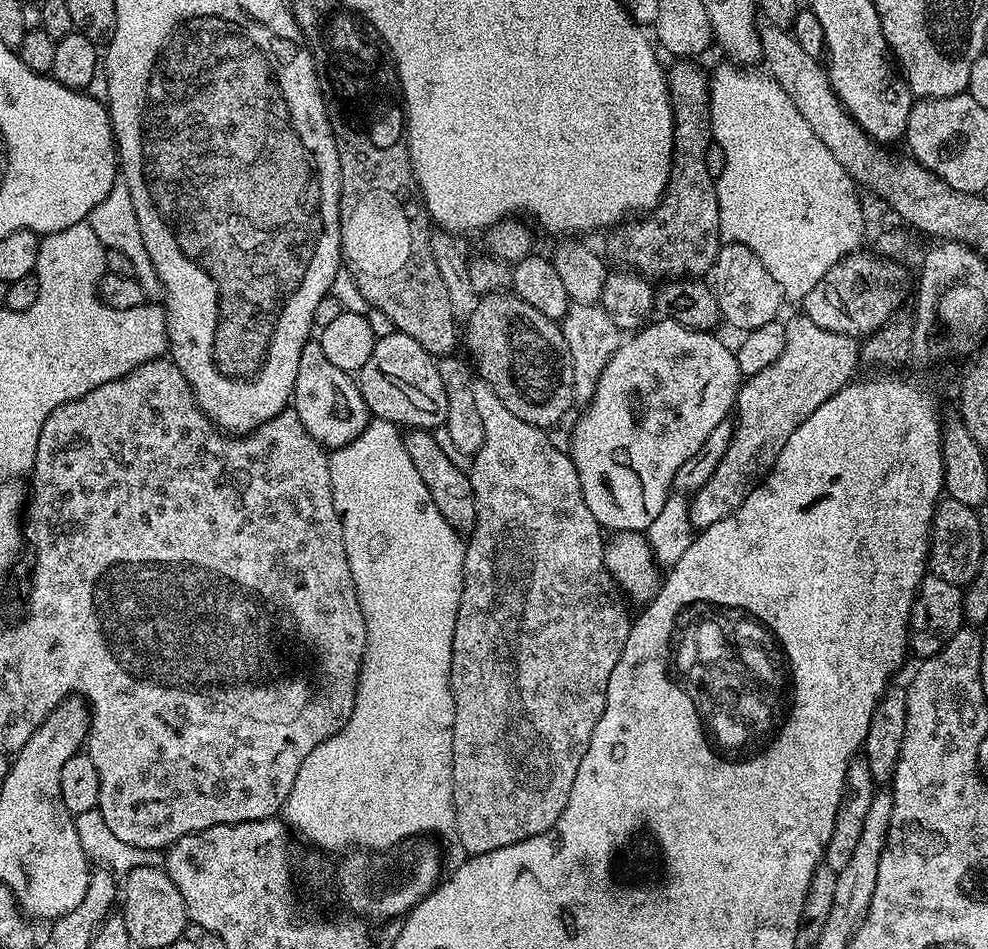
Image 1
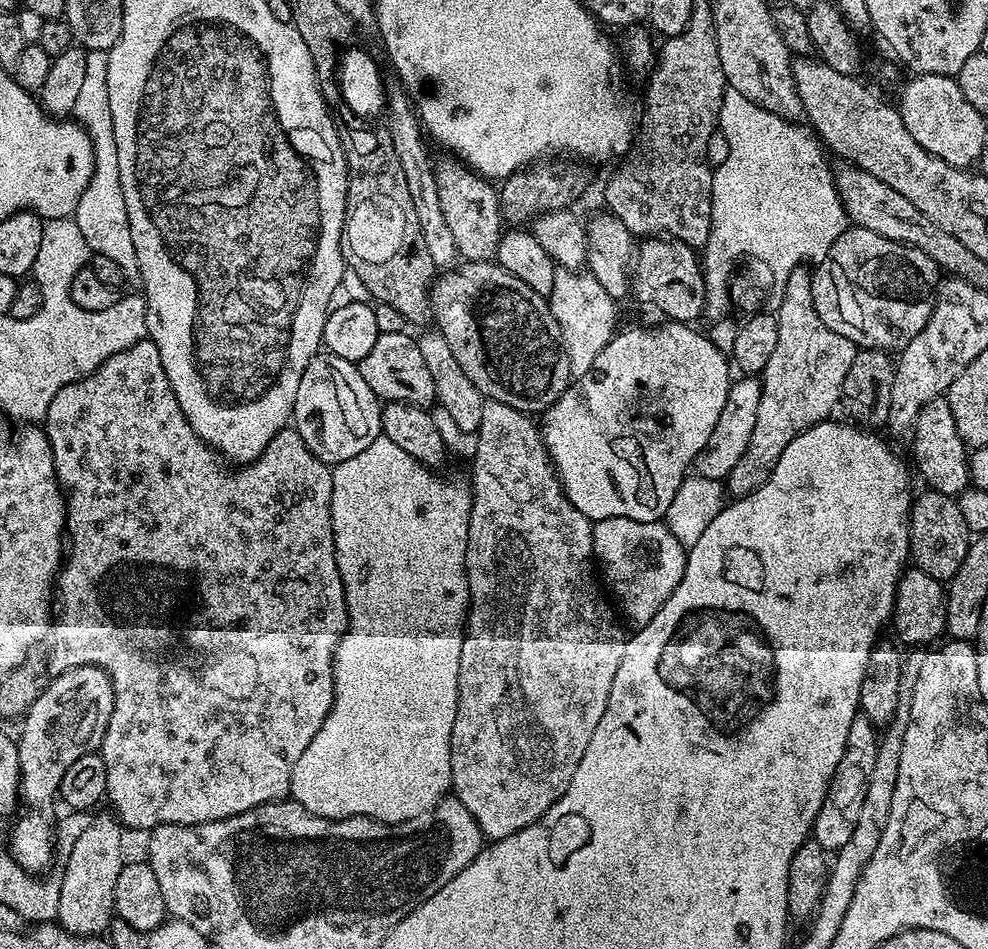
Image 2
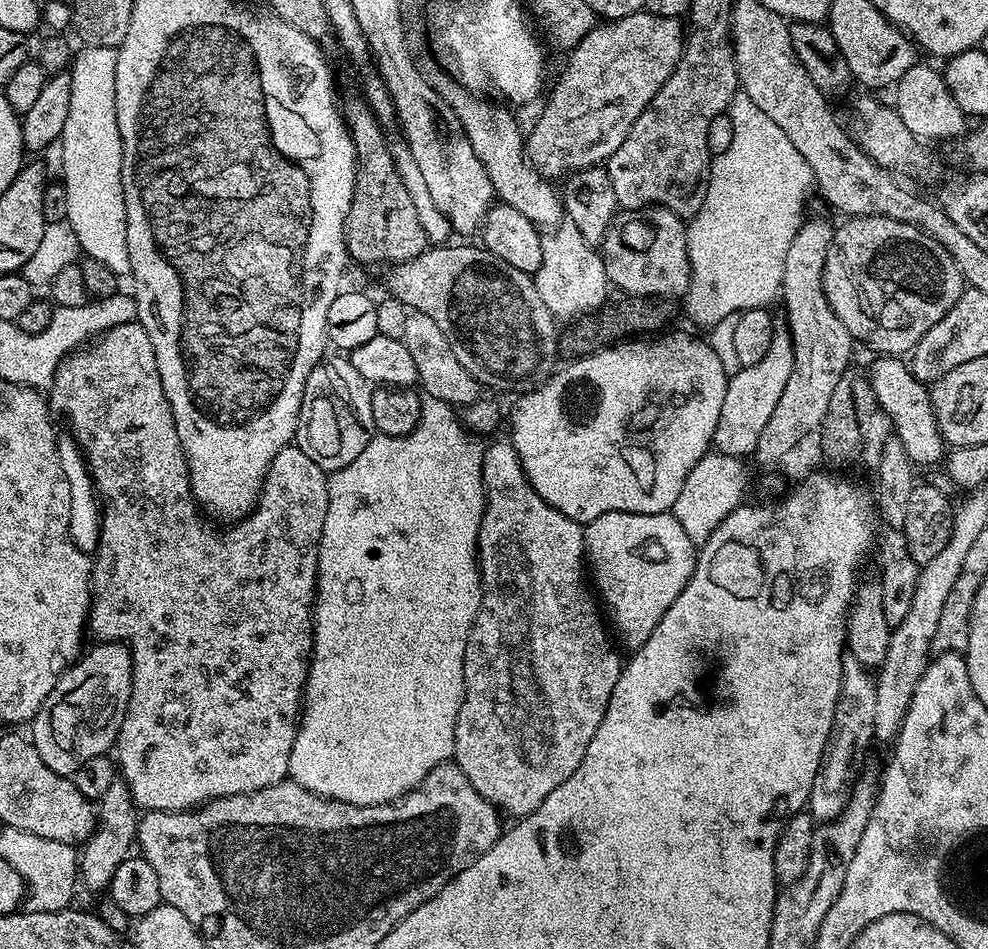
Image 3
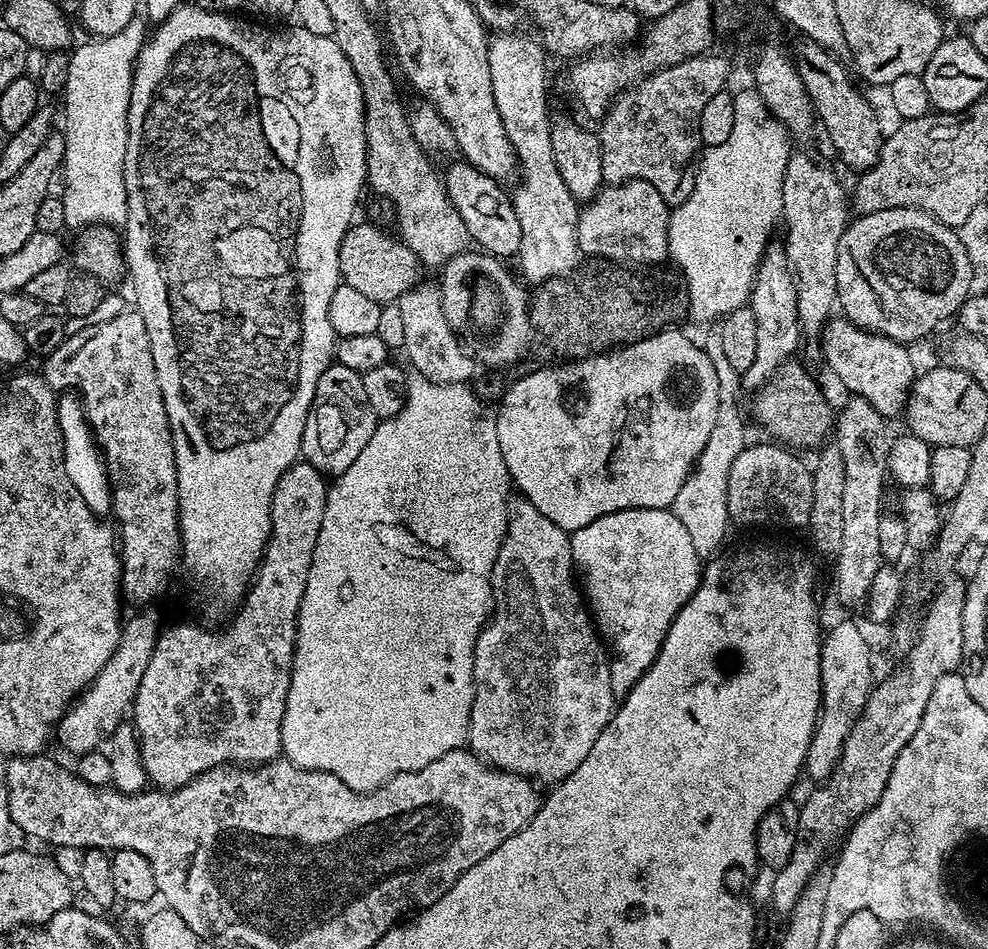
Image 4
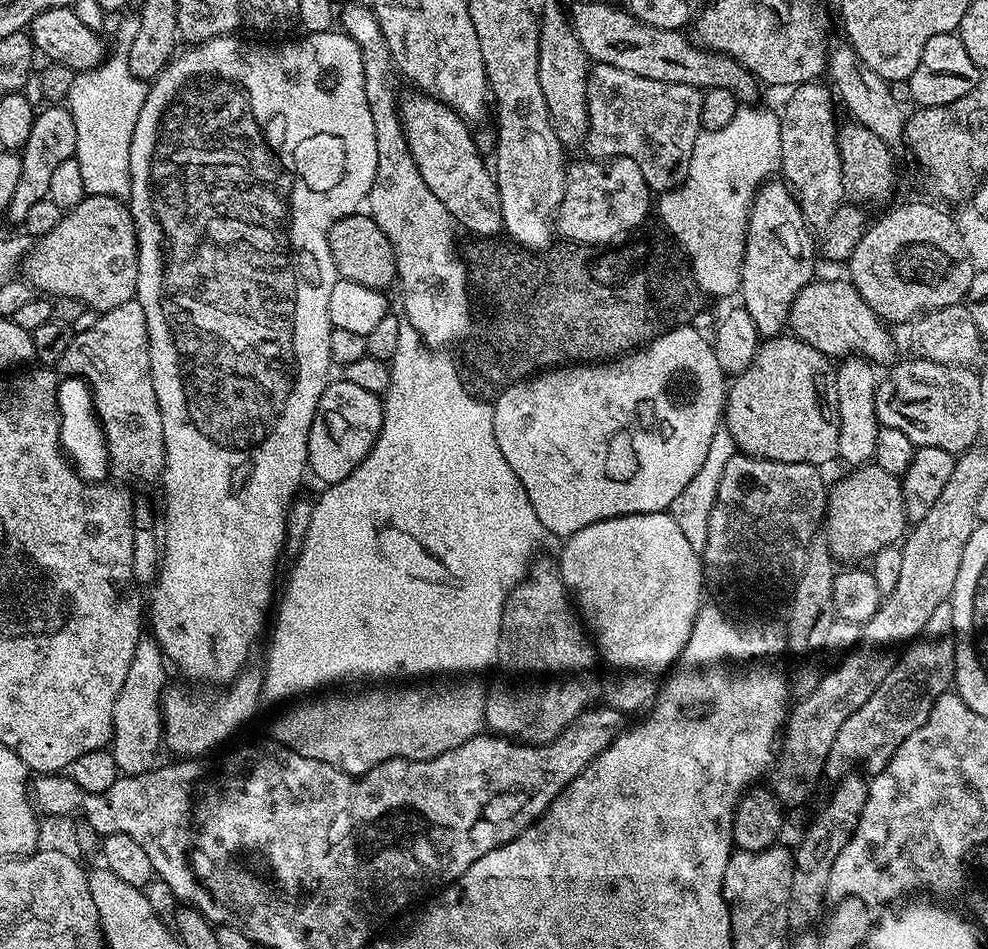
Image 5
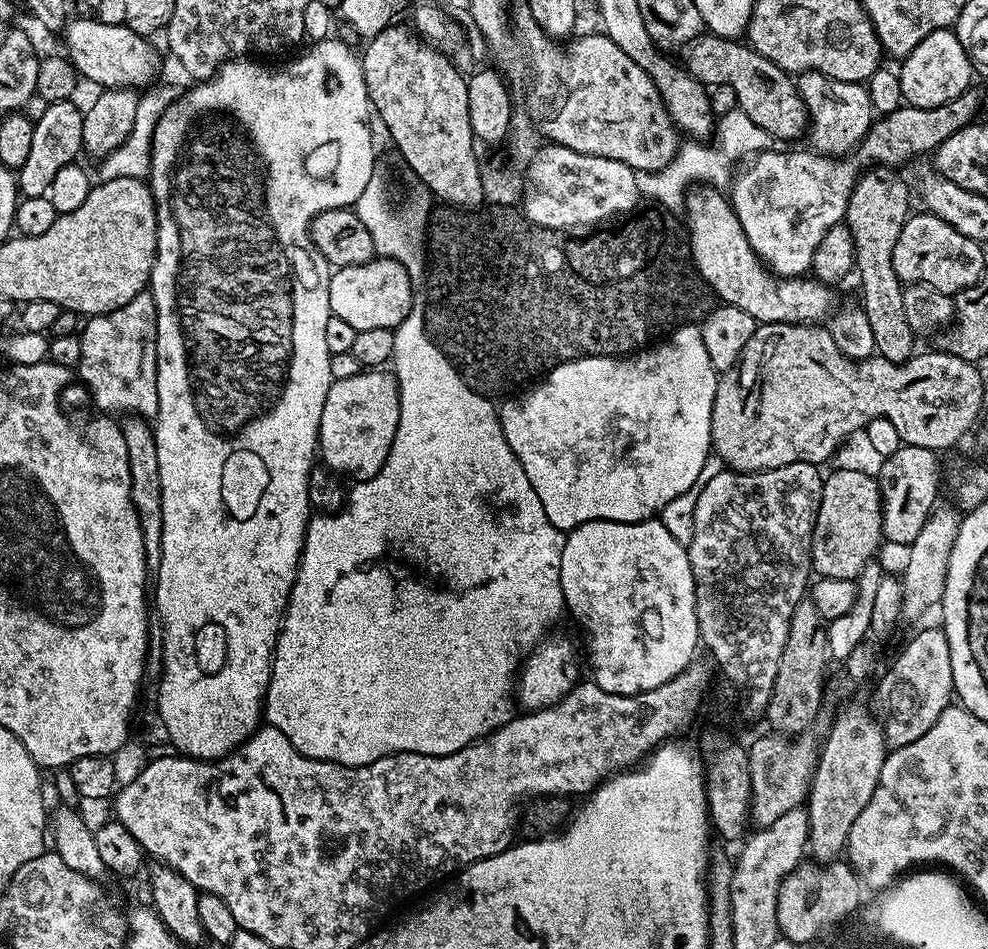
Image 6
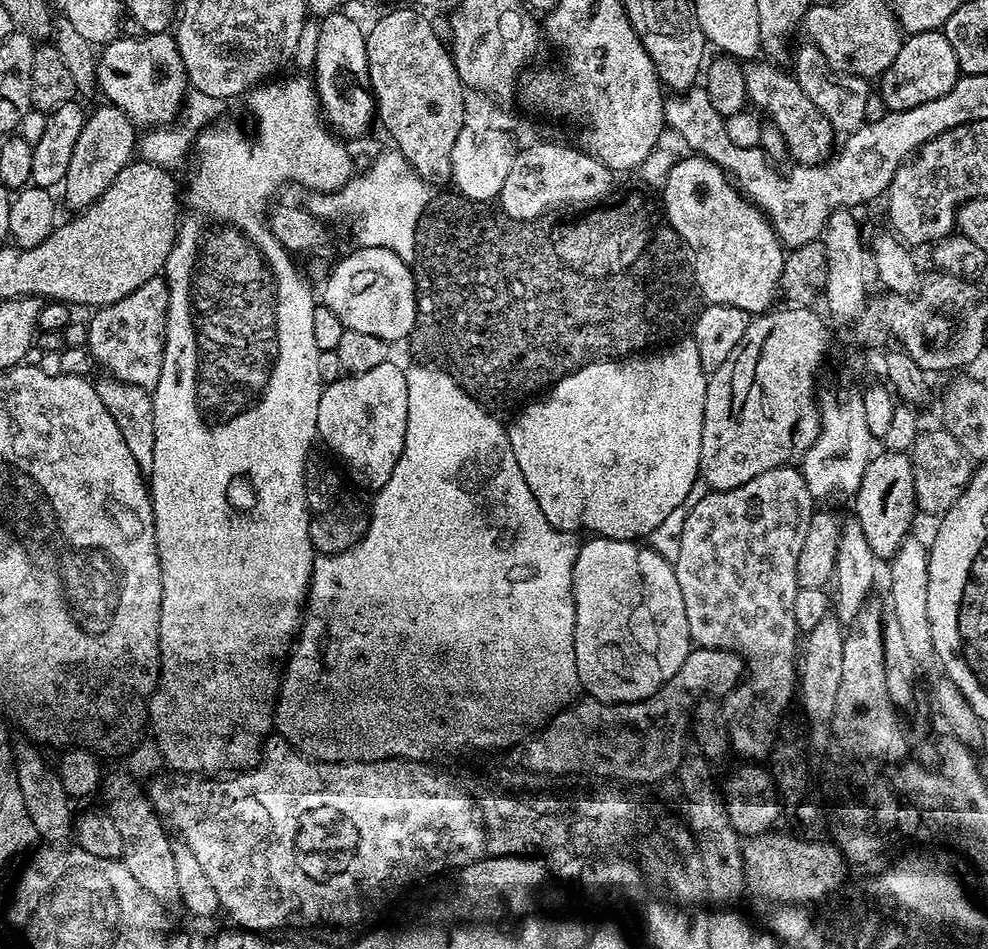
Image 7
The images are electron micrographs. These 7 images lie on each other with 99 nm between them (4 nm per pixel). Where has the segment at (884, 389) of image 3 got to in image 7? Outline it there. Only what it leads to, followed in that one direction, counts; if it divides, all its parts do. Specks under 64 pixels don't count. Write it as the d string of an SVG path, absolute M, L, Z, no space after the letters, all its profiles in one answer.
M688 154L685 160L677 164L675 161L665 175L662 191L662 211L668 224L681 235L692 252L694 268L700 275L698 286L702 295L710 298L714 304L734 306L749 314L769 311L777 303L776 296L778 300L786 249L776 237L767 216L732 183L717 164L704 156Z

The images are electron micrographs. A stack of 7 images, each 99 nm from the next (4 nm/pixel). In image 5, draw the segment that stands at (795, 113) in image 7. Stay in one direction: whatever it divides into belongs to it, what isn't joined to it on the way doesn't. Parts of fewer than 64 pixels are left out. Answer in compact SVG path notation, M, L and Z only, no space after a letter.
M580 4L576 9L571 9L572 29L589 61L618 66L618 70L632 78L641 76L658 82L694 86L701 90L721 88L733 92L737 101L755 101L752 99L756 96L758 81L737 60L721 52L712 52L691 39L688 41L683 31L655 28L623 7L620 8L612 4Z

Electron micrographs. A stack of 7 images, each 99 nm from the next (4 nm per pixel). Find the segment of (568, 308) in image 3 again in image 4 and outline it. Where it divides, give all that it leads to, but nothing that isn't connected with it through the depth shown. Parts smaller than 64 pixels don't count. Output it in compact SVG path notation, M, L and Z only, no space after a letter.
M496 34L489 39L490 84L494 86L502 126L506 126L506 138L510 138L510 146L514 146L520 176L520 185L511 193L512 205L522 226L518 261L524 271L523 279L529 285L539 286L569 275L577 267L576 259L581 259L582 253L576 244L578 201L566 190L550 146L552 120L548 116L544 45L535 35L516 35L520 34Z

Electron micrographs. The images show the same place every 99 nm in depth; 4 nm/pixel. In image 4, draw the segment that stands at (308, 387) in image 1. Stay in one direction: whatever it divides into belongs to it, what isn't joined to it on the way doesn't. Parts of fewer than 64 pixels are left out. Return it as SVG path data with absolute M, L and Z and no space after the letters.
M333 362L318 378L316 397L303 428L301 455L308 464L324 475L340 475L358 458L377 423L377 417L368 406L361 373Z

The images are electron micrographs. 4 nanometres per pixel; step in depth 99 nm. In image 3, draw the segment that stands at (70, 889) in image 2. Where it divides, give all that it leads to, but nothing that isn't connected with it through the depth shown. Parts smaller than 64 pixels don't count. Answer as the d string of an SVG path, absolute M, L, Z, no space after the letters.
M117 778L110 782L106 794L98 802L98 819L96 831L91 838L83 845L78 856L78 880L84 883L92 892L100 892L109 887L114 878L114 870L118 870L120 863L129 859L136 840L138 827L138 809L126 782Z

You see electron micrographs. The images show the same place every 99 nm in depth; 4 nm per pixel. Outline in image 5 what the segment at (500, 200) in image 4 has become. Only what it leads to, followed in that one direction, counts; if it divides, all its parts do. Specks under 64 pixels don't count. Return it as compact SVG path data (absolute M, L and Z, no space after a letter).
M413 91L413 96L408 96L399 101L400 121L406 134L406 142L410 146L410 154L418 166L418 174L434 190L434 195L438 197L438 202L450 210L453 220L461 229L464 228L476 238L492 238L504 227L502 218L502 206L500 205L500 195L496 178L491 167L484 165L485 157L475 146L473 140L473 129L462 119L450 106L446 106L441 100L436 100L432 96L425 96L423 92Z

